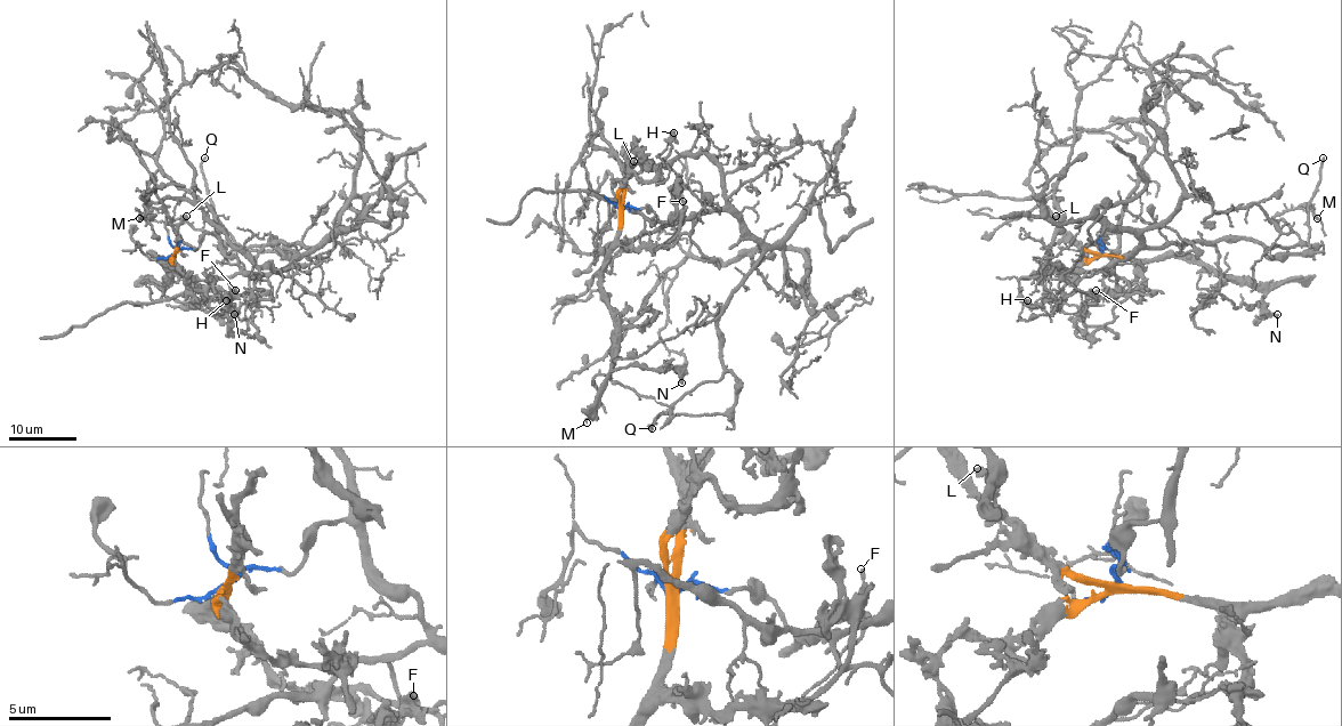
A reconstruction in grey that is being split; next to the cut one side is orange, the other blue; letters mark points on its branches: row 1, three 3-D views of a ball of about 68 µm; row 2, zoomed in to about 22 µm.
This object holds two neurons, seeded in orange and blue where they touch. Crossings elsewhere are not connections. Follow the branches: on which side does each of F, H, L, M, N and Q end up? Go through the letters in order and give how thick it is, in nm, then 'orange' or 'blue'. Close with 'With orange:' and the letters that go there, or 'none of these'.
F: 160 nm | orange
H: 360 nm | orange
L: 340 nm | orange
M: 100 nm | blue
N: 260 nm | orange
Q: 190 nm | blue
With orange: F, H, L, N

